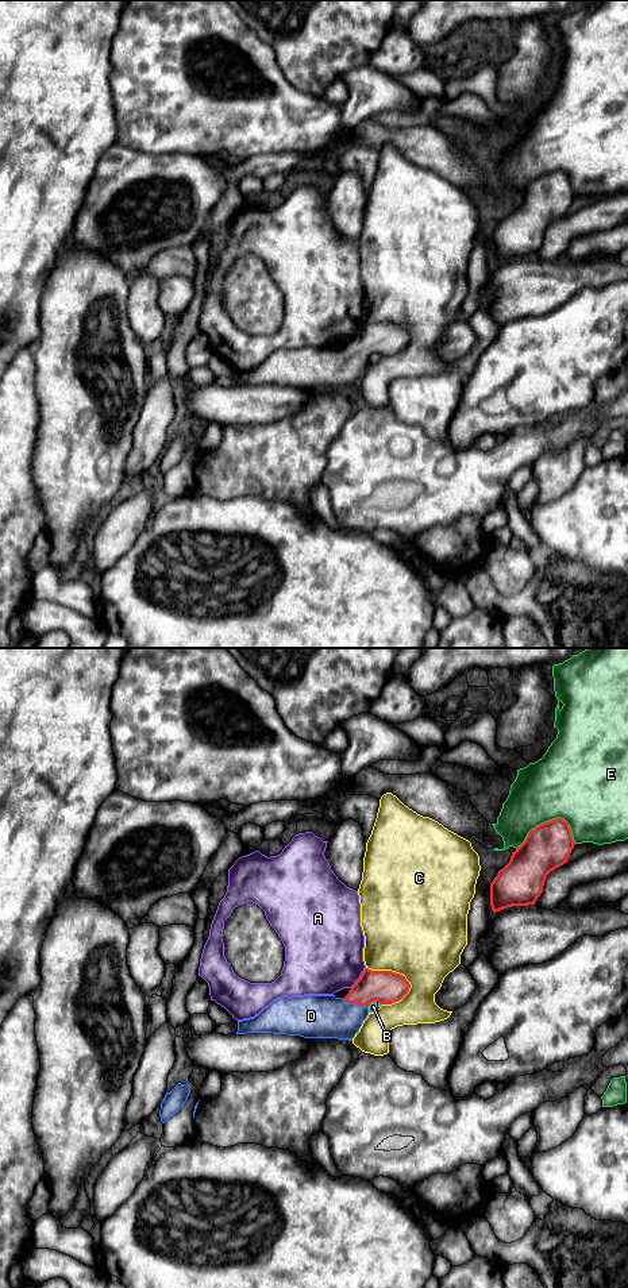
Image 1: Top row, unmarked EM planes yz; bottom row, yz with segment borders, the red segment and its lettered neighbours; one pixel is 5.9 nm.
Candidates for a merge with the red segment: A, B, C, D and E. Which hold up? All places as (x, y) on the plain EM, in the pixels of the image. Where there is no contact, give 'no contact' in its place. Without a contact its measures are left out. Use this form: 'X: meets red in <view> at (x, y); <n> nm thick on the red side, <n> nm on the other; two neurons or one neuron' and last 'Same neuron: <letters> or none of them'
A: meets red in yz at (359, 330); 200 nm thick on the red side, 460 nm on the other; two neurons
B: meets red in yz at (372, 354); 200 nm thick on the red side, 50 nm on the other; two neurons
C: meets red in yz at (393, 324); 200 nm thick on the red side, 500 nm on the other; two neurons
D: meets red in yz at (355, 355); 200 nm thick on the red side, 260 nm on the other; one neuron
E: meets red in yz at (548, 173); 280 nm thick on the red side, 420 nm on the other; two neurons
Same neuron: D

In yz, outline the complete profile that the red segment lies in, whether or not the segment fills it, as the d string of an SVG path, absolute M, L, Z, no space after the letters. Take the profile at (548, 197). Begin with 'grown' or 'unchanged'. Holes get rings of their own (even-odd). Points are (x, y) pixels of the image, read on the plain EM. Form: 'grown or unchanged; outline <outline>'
unchanged; outline M562 170L532 181L490 235L493 265L512 258L535 257L547 227L567 215L574 197L570 178Z

